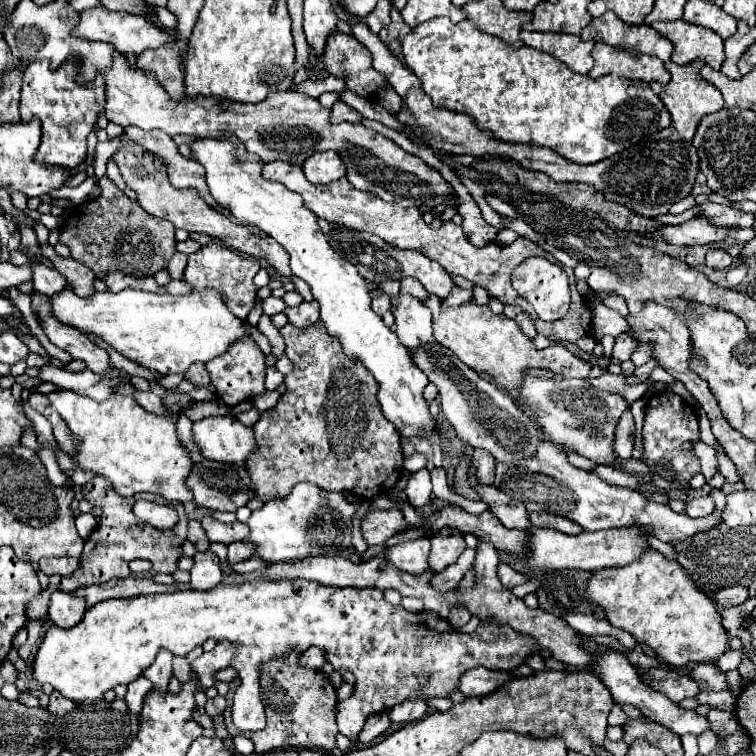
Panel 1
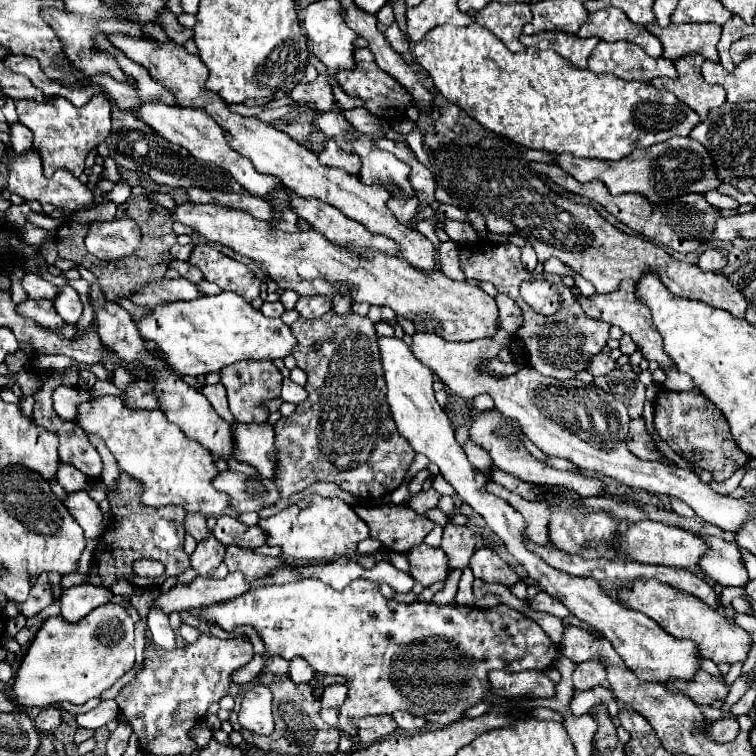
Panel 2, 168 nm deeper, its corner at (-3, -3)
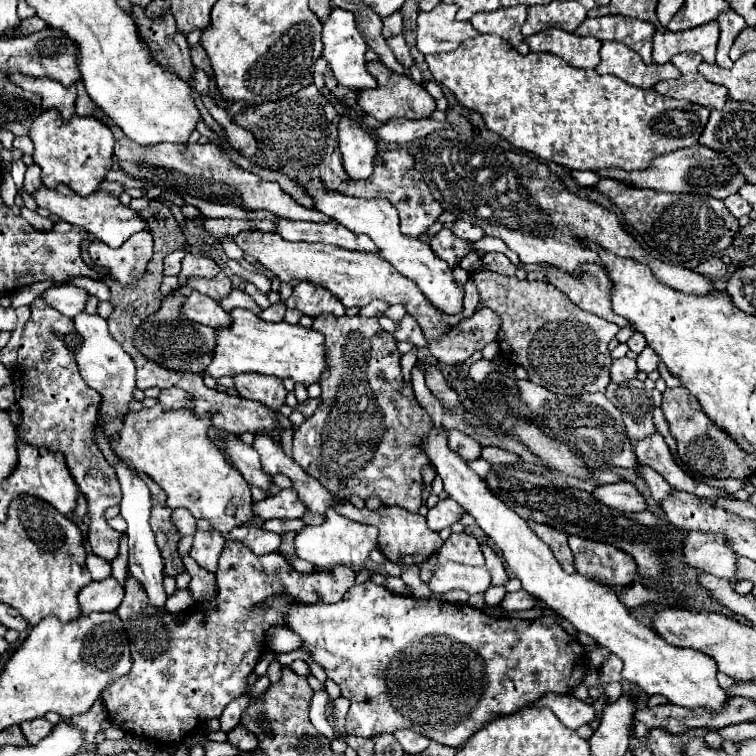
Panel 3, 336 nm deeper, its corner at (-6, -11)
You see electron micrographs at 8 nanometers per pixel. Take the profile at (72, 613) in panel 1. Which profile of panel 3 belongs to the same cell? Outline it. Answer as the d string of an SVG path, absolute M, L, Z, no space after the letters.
M108 576L100 582L90 582L78 594L82 614L86 616L92 612L116 612L122 598L124 588L114 576Z

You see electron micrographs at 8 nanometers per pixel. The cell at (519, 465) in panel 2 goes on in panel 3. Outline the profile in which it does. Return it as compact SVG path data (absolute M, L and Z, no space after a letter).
M618 482L618 484L602 484L592 492L602 504L608 504L610 508L616 508L620 512L644 512L650 506L646 504L646 498L638 492L638 488L630 482Z

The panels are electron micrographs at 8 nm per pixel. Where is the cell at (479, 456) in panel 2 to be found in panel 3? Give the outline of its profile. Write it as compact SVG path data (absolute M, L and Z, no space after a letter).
M448 430L448 446L466 462L480 458L480 444L460 430Z

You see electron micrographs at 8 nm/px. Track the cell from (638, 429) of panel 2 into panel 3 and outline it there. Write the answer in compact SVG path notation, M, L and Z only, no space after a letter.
M660 434L648 436L644 440L640 440L636 444L636 456L642 464L648 464L650 468L654 468L658 474L664 476L664 480L668 480L668 484L676 490L684 490L696 496L712 496L712 498L728 498L728 500L736 500L734 494L726 492L724 488L712 488L704 482L696 482L694 478L690 478L688 474L682 472L682 468L674 462L668 444L664 442L664 438Z

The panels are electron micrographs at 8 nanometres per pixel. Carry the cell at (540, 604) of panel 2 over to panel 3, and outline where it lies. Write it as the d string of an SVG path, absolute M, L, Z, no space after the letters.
M518 590L518 592L508 592L504 596L504 600L500 602L500 608L506 612L514 612L514 610L528 610L528 608L536 608L538 602L536 598L528 596L528 592Z

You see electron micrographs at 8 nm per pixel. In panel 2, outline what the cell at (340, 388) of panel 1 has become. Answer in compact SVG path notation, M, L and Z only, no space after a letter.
M327 312L317 320L299 318L291 334L297 338L293 356L307 374L307 400L297 404L293 416L273 426L277 450L273 482L281 498L303 492L319 480L337 484L359 498L389 496L405 482L415 452L399 436L393 418L387 418L385 378L373 322L359 314L333 316Z

